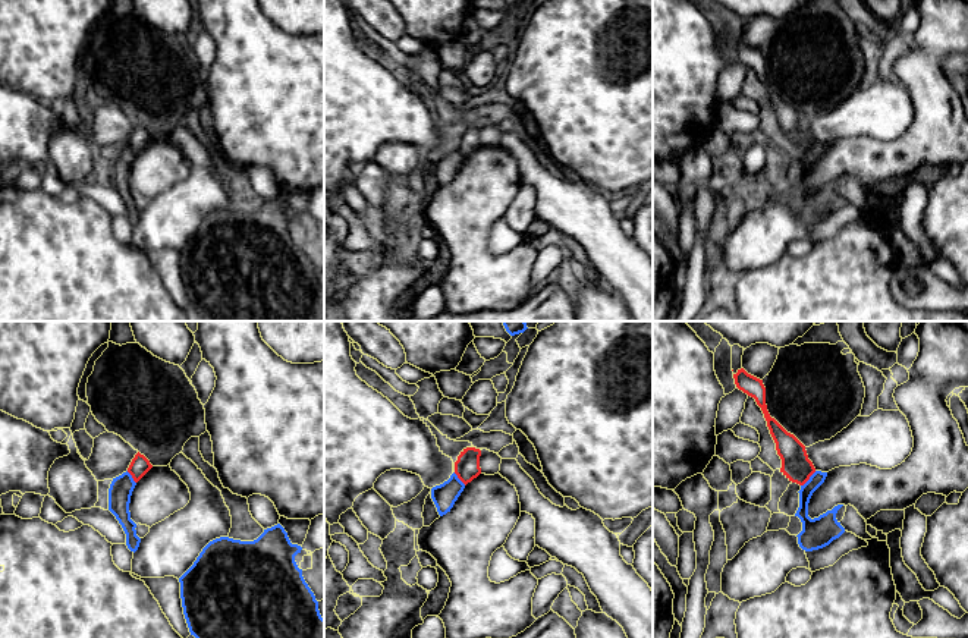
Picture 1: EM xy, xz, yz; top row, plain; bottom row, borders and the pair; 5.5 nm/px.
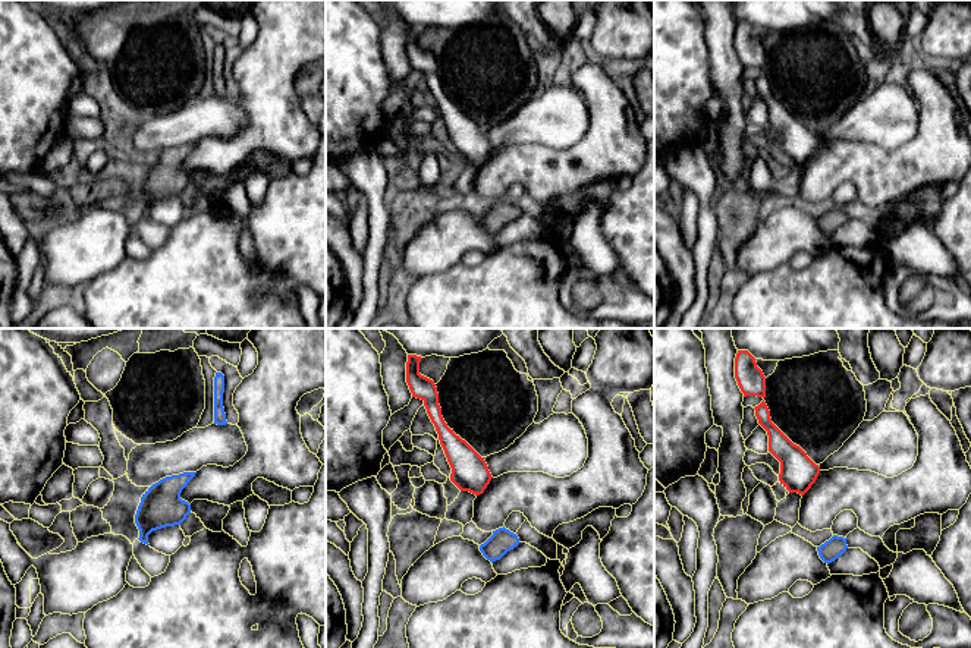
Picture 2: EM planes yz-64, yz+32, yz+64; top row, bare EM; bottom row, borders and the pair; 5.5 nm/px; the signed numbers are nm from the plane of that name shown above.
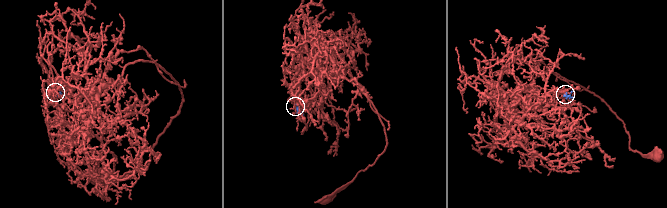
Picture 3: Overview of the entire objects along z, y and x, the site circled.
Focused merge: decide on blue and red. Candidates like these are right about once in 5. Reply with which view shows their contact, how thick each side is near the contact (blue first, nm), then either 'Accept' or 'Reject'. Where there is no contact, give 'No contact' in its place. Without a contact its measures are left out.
Touches blue in yz. Thickness 90 nm (blue) against 160 nm. Reject

